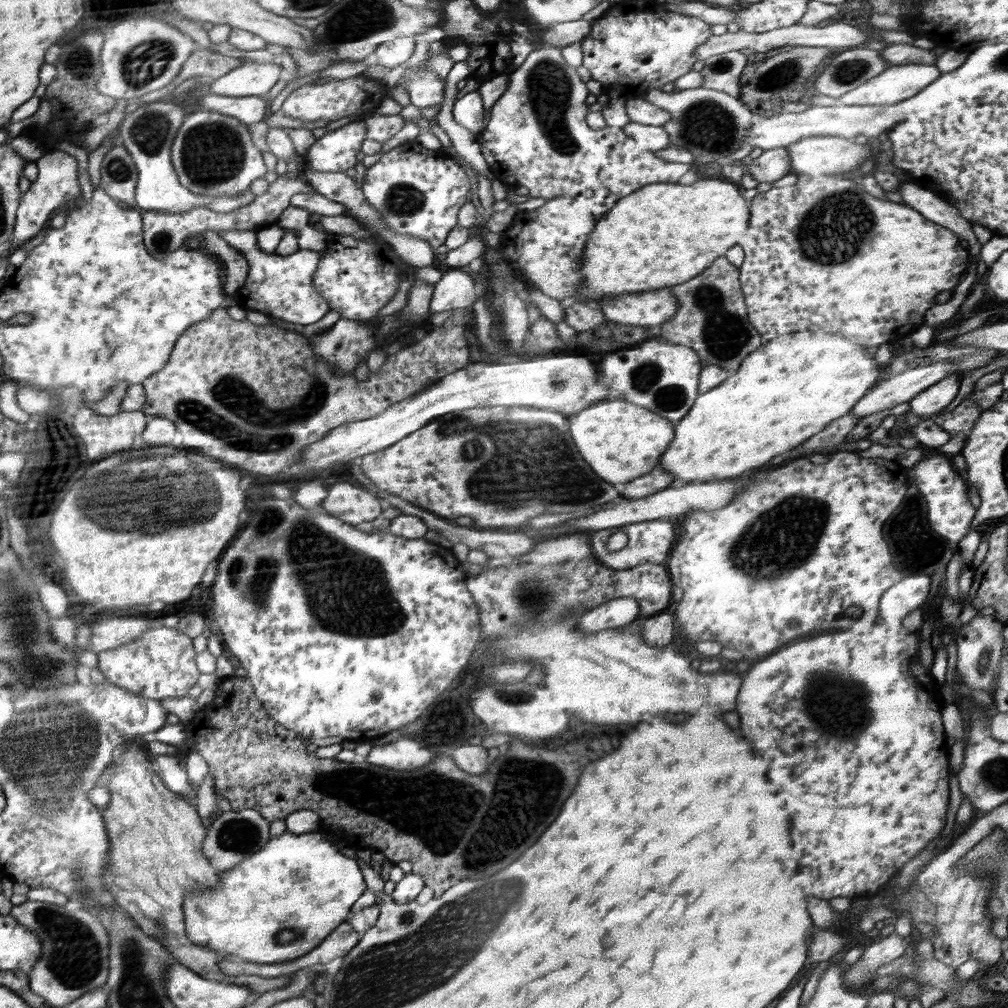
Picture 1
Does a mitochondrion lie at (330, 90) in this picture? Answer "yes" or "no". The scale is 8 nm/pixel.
no

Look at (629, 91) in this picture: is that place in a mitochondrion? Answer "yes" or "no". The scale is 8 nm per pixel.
no

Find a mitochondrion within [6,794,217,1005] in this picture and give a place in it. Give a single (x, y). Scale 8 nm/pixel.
(80, 964)

